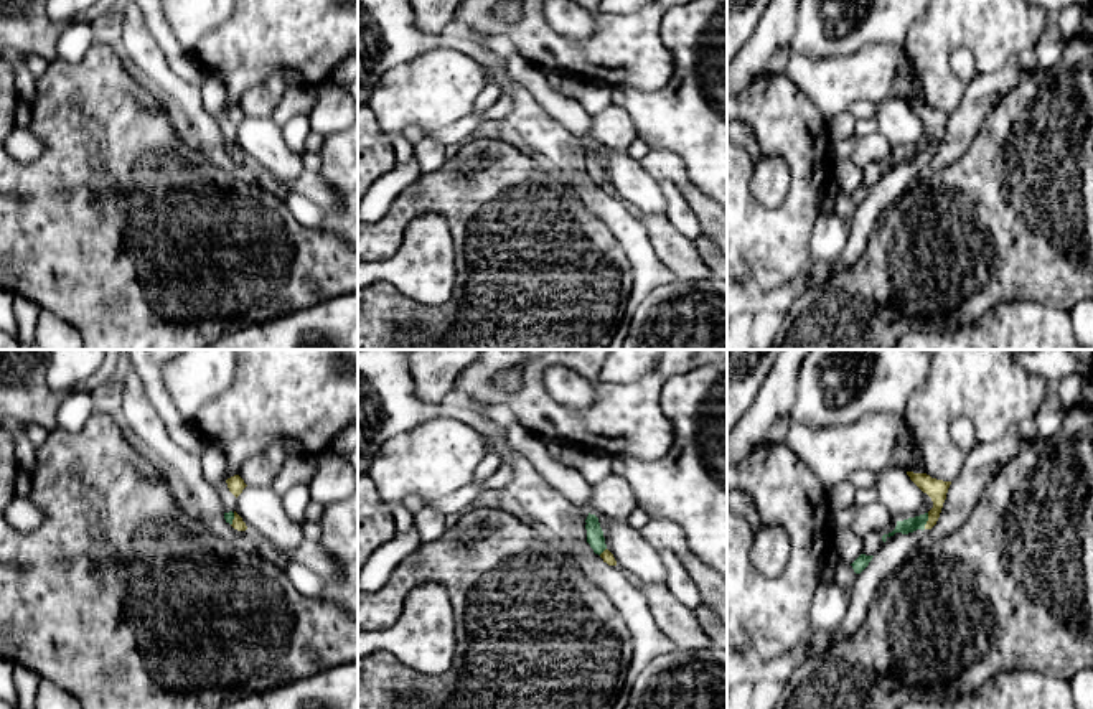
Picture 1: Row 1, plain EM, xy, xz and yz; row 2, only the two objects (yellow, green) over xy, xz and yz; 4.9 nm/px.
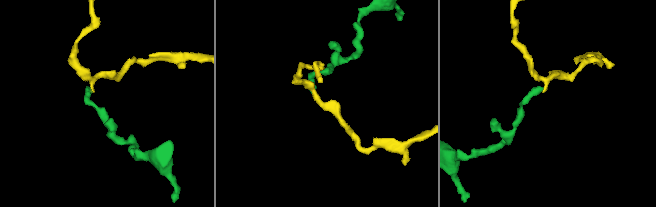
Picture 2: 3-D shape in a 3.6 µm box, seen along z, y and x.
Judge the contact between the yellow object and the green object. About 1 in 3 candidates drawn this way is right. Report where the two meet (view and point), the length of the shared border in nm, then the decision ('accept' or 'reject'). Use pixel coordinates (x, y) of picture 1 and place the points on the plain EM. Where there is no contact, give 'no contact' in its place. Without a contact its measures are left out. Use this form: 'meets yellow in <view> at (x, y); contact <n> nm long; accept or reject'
meets yellow in yz at (927, 152); contact 80 nm long; reject

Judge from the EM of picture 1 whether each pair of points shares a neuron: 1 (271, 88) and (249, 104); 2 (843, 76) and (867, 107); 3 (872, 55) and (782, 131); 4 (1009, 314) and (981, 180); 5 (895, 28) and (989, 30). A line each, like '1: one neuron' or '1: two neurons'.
1: one neuron
2: two neurons
3: two neurons
4: two neurons
5: two neurons

